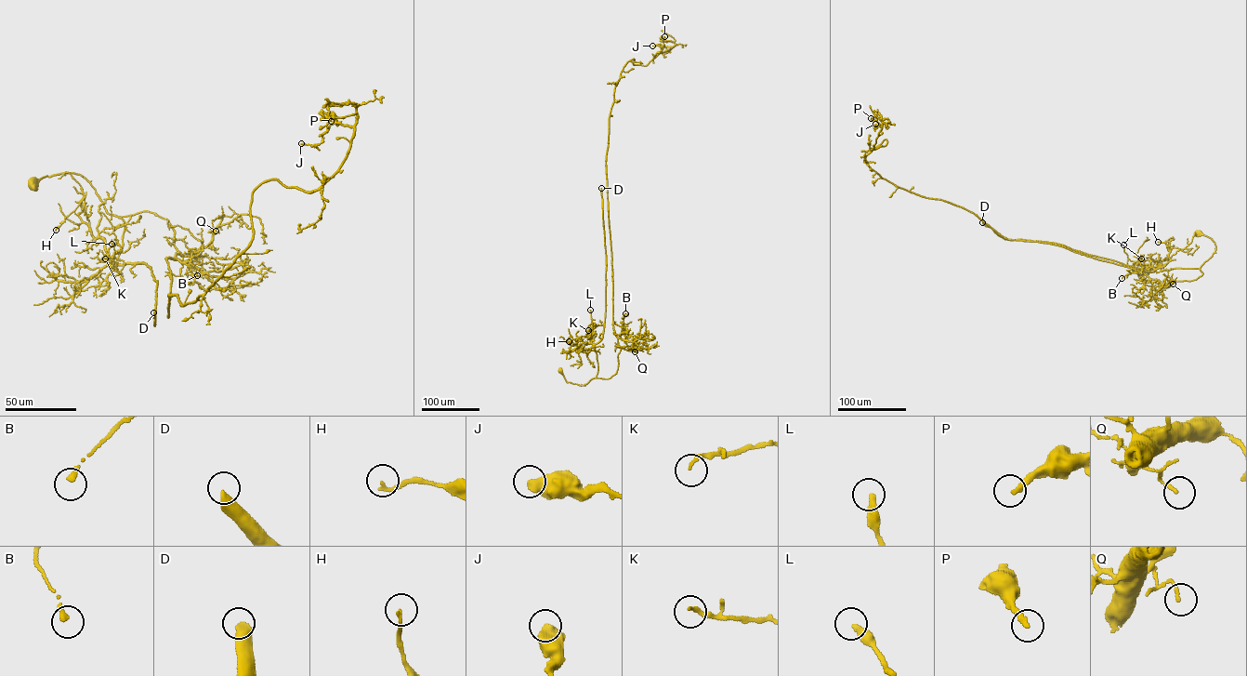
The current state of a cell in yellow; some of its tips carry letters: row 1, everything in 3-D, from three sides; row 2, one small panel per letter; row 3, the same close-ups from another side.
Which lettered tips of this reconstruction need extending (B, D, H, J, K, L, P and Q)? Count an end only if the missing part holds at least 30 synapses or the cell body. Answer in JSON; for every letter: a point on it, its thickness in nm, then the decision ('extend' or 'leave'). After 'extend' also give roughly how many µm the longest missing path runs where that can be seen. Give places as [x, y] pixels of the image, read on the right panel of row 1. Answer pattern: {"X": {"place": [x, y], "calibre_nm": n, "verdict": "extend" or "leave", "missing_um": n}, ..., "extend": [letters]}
{"B": {"place": [1122, 278], "calibre_nm": 240, "verdict": "leave"}, "D": {"place": [982, 222], "calibre_nm": 440, "verdict": "extend", "missing_um": 500}, "H": {"place": [1158, 242], "calibre_nm": 160, "verdict": "leave"}, "J": {"place": [875, 124], "calibre_nm": 550, "verdict": "leave"}, "K": {"place": [1141, 258], "calibre_nm": 160, "verdict": "leave"}, "L": {"place": [1123, 245], "calibre_nm": 380, "verdict": "leave"}, "P": {"place": [871, 118], "calibre_nm": 220, "verdict": "leave"}, "Q": {"place": [1173, 284], "calibre_nm": 120, "verdict": "leave"}, "extend": ["D"]}

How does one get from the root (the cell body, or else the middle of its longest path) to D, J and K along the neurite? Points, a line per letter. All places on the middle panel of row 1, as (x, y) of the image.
D: (559, 370), (567, 382), (581, 385), (597, 372), (594, 345), (602, 337), (605, 310), (601, 188)
J: (559, 370), (567, 382), (581, 385), (617, 369), (609, 119), (627, 62), (645, 65), (674, 46), (652, 46)
K: (559, 370), (567, 382), (580, 385), (596, 377), (597, 354), (591, 342), (591, 331), (588, 330)

